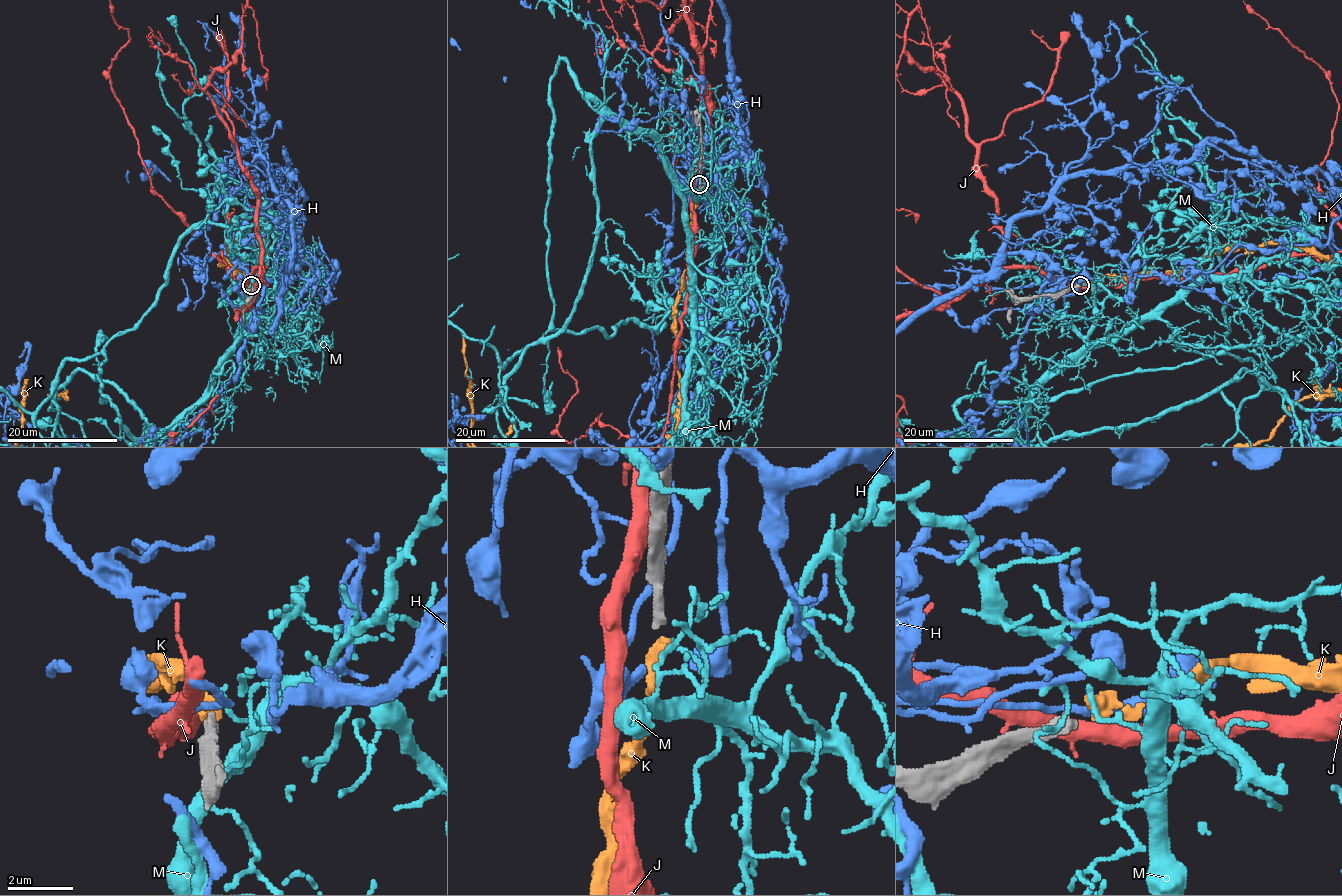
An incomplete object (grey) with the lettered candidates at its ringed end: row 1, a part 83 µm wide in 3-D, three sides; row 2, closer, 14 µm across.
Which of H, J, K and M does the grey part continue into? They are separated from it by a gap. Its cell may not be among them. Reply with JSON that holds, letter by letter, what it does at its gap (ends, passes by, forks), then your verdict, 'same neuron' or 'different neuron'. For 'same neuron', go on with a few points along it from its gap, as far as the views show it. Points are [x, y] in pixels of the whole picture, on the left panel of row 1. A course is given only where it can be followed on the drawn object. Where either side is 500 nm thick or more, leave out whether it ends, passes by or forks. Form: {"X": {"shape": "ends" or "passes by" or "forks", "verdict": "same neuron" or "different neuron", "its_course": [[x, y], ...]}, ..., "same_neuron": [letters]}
{"H": {"shape": "passes by", "verdict": "different neuron"}, "J": {"verdict": "different neuron"}, "K": {"shape": "ends", "verdict": "same neuron"}, "M": {"shape": "passes by", "verdict": "different neuron"}, "same_neuron": ["K"]}

